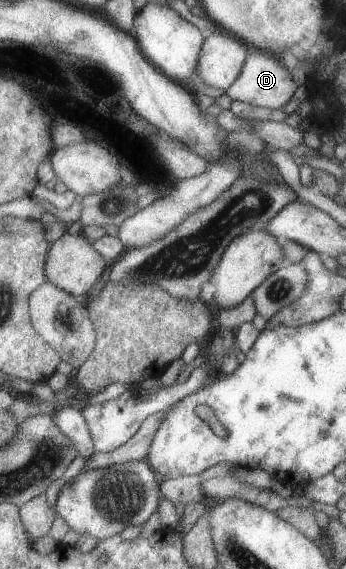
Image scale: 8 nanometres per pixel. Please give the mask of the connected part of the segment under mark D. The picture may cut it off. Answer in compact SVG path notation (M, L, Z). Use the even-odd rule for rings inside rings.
M249 49L239 74L224 92L231 100L239 100L249 104L249 106L255 106L255 108L263 106L270 109L281 109L291 99L297 88L291 80L289 69L290 63L285 62L282 64L279 59L272 55Z

